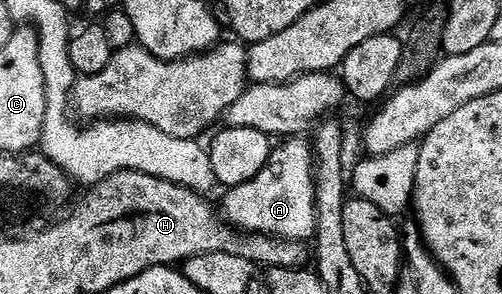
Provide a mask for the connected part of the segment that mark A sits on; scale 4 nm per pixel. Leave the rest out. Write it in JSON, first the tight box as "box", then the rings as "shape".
{"box":[220,138,316,242],"shape":[[[286,138],[282,144],[271,151],[268,162],[252,182],[244,182],[240,186],[229,189],[225,193],[220,211],[226,221],[239,232],[255,232],[265,236],[276,236],[280,240],[301,240],[303,242],[313,241],[316,230],[316,190],[314,182],[316,179],[316,153],[309,139]]]}

